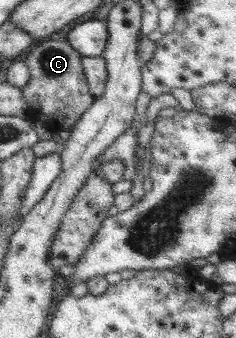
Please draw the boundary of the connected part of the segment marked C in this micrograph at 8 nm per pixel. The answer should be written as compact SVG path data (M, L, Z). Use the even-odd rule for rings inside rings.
M41 40L28 50L26 67L30 68L30 79L21 89L24 99L29 105L28 120L43 123L50 131L72 131L76 122L84 115L84 112L92 107L95 97L89 92L89 85L83 72L83 56L66 41Z

